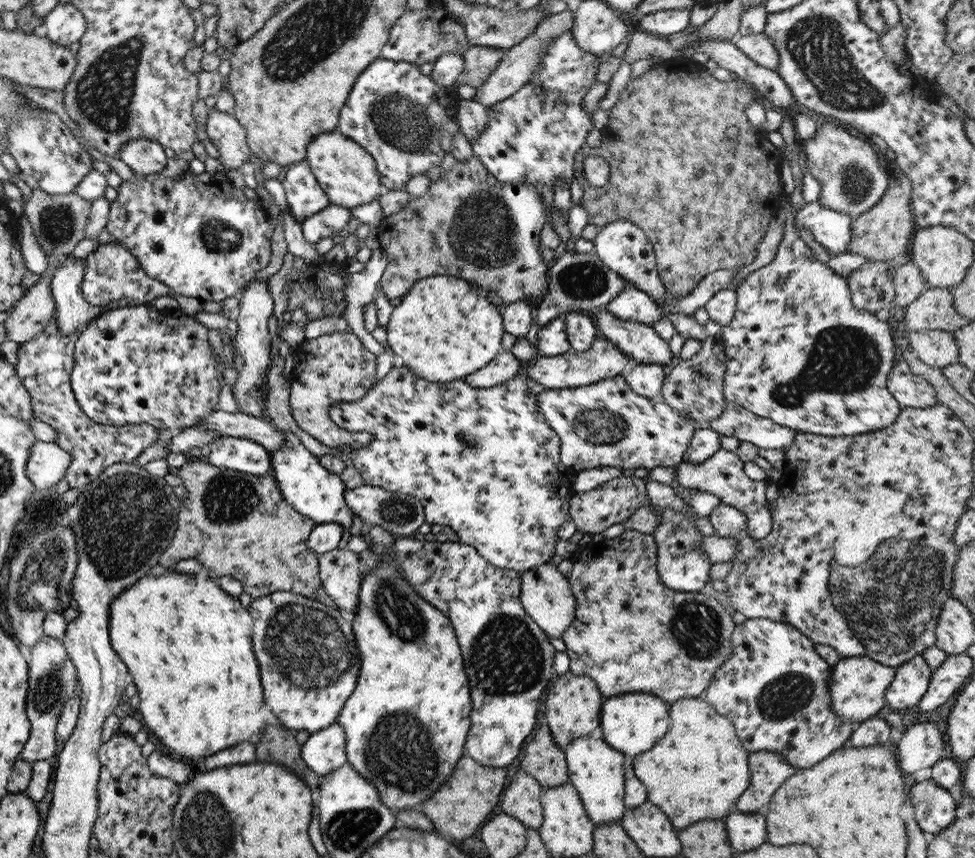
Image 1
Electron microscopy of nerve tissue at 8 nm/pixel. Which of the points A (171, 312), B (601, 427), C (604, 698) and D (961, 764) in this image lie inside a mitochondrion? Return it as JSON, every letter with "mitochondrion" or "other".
{"A":"other","B":"mitochondrion","C":"other","D":"other"}

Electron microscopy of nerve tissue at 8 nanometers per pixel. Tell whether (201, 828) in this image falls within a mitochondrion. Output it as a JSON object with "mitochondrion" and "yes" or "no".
{"mitochondrion":"yes"}

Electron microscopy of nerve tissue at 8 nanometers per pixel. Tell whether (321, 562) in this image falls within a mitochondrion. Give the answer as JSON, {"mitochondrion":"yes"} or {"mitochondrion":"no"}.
{"mitochondrion":"no"}

